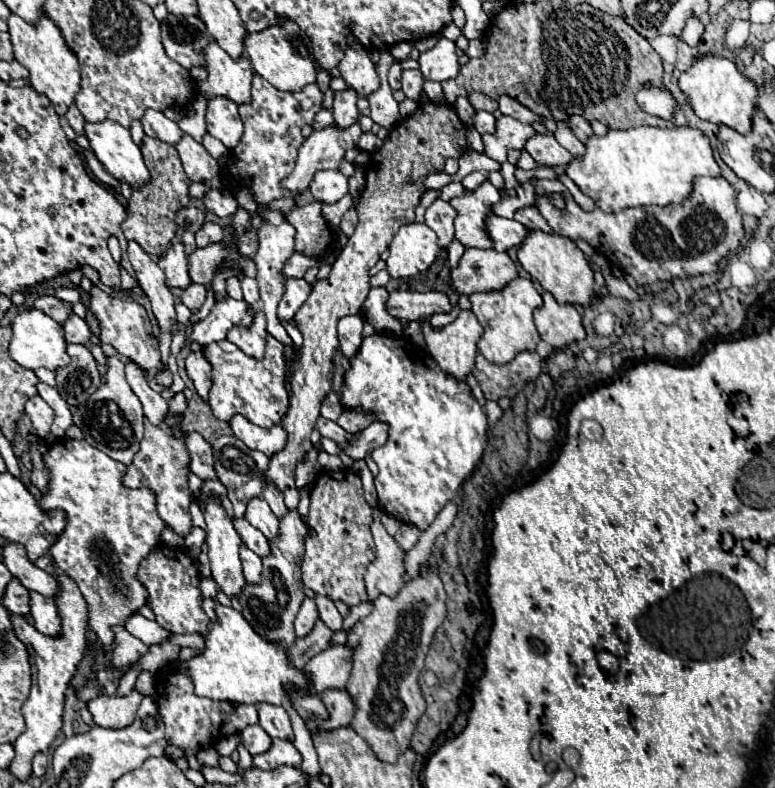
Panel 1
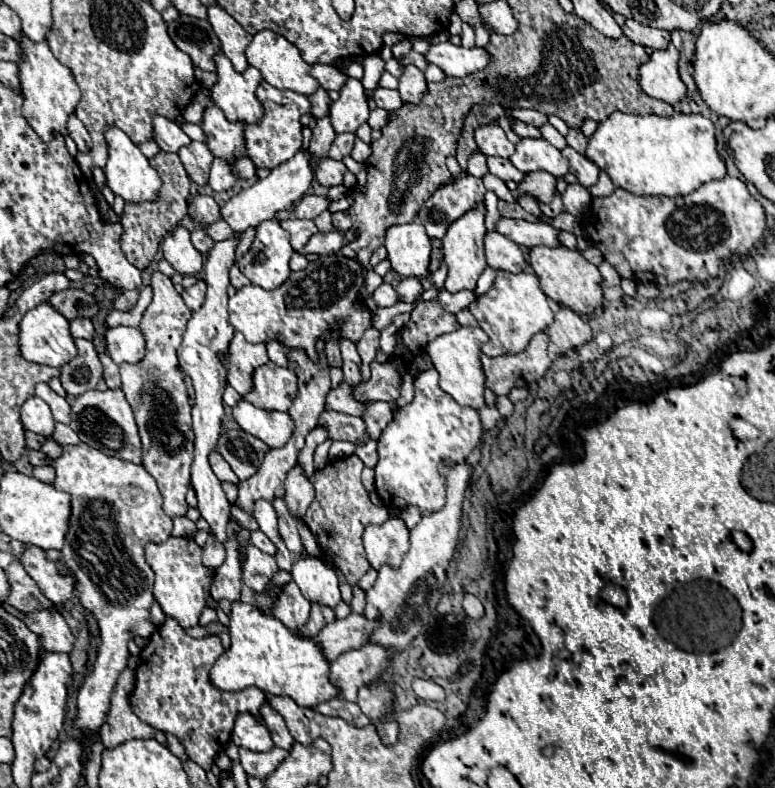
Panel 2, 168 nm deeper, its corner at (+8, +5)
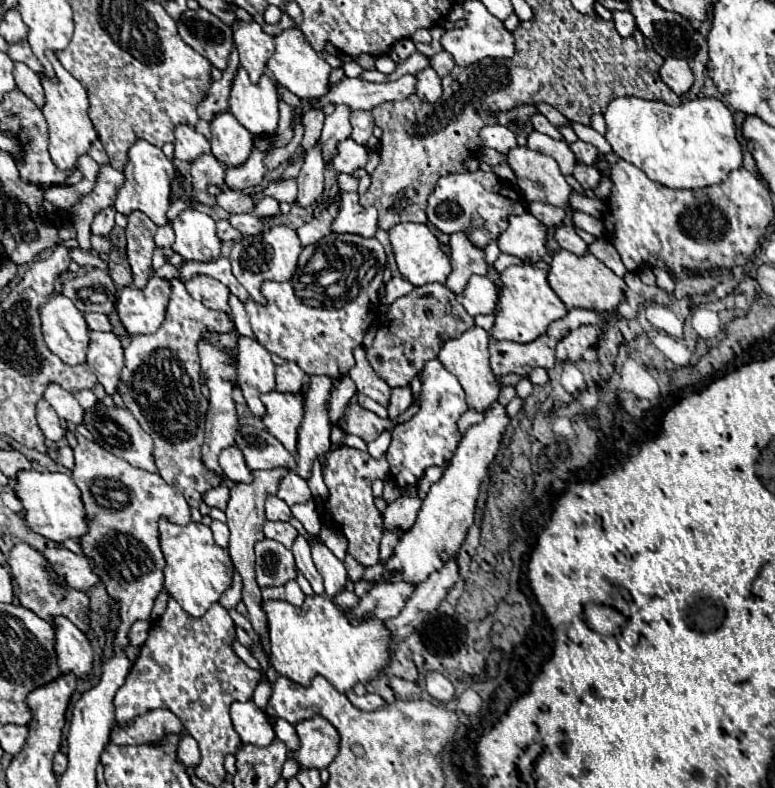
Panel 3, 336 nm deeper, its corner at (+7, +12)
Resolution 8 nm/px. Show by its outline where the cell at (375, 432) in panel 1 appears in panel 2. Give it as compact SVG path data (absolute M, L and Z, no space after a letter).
M373 402L367 406L367 412L363 414L363 420L367 424L369 436L377 440L385 426L393 420L393 402Z

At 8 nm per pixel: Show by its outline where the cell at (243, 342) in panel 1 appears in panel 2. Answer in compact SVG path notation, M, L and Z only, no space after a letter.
M235 334L229 346L229 386L233 386L241 396L253 390L253 372L255 368L267 364L265 346L253 346L245 340L243 334Z

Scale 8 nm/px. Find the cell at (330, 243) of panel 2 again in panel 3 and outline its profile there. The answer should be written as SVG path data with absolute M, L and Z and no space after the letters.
M342 193L340 199L340 211L334 217L330 229L332 233L354 233L362 237L374 237L378 225L376 225L376 209L374 207L362 207L358 203L358 193Z

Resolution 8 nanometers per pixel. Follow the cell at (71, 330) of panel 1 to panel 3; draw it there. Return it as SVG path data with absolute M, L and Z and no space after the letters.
M86 313L86 323L90 331L110 331L110 321L104 313Z

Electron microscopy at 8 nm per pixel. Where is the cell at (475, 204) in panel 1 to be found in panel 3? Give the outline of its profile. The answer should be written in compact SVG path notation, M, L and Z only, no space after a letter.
M464 231L450 235L450 251L452 251L450 253L452 273L446 281L450 291L462 293L472 275L488 273L488 263L486 263L484 251L474 247Z

